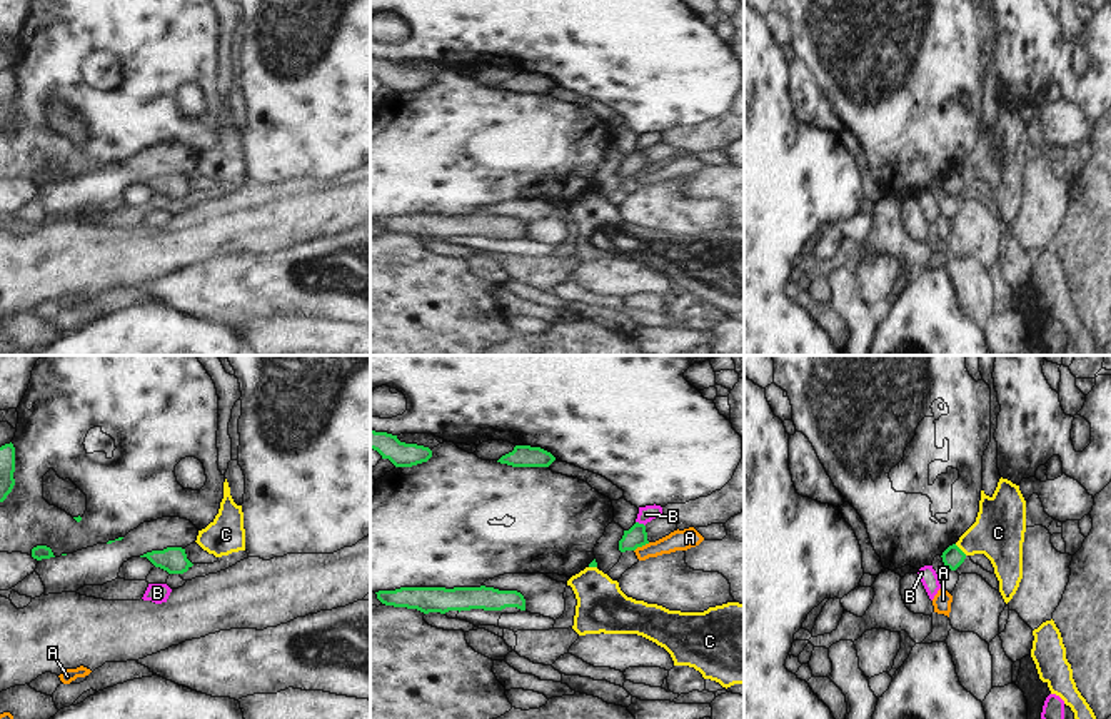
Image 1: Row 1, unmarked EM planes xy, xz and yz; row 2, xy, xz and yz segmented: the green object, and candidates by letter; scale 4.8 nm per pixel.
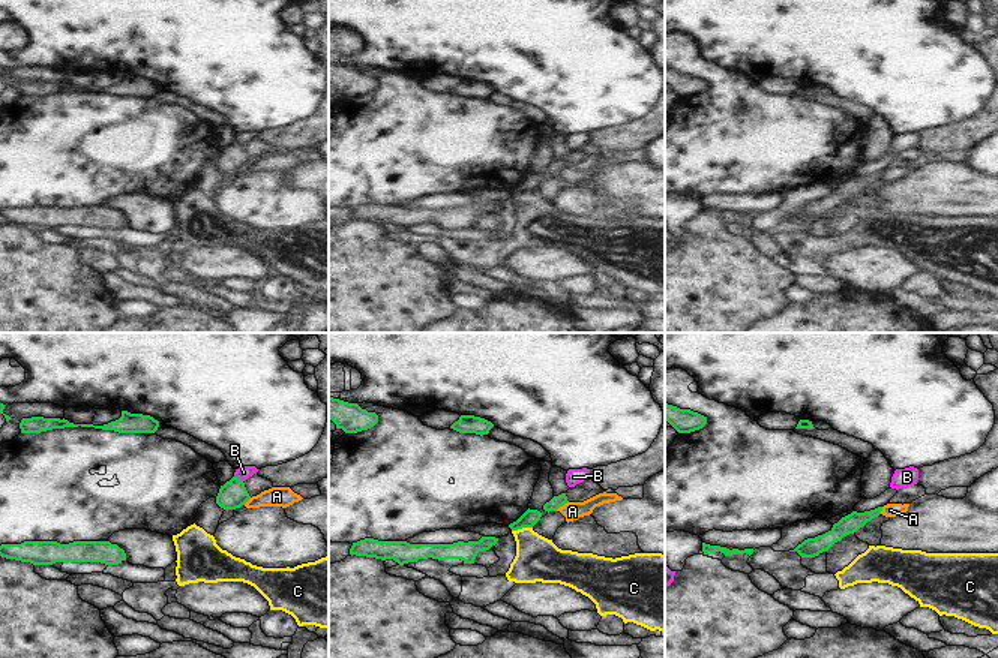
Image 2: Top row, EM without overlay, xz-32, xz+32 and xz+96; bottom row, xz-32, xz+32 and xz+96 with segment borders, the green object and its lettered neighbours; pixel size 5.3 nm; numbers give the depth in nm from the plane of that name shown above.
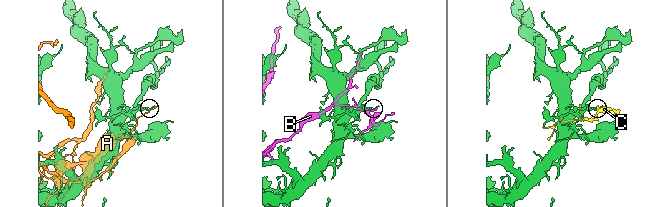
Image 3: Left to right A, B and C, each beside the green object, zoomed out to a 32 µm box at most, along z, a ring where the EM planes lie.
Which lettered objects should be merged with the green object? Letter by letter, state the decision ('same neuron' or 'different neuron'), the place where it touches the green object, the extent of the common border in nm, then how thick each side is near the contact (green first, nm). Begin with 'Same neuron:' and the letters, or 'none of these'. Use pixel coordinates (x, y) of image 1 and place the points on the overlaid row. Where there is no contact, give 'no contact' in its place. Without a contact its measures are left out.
Same neuron: none of these
A: different neuron | xz (641, 546) | 90 nm | 100/100 nm
B: different neuron | xz (641, 524) | 50 nm | 100/80 nm
C: different neuron | yz (960, 549) | 80 nm | 100/260 nm

